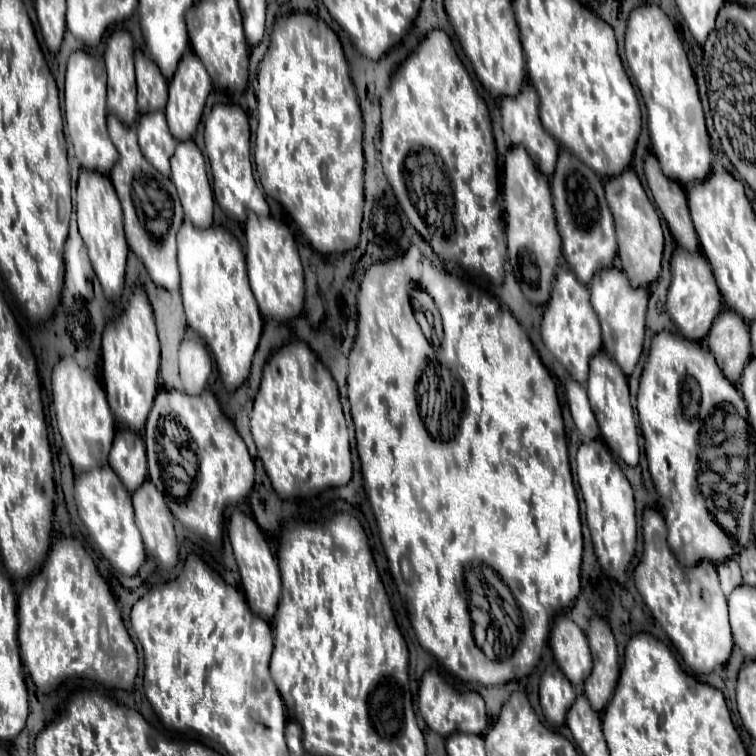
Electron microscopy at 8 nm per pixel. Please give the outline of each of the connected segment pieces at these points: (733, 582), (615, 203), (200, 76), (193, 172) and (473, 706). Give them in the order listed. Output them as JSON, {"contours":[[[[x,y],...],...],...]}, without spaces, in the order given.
{"contours":[[[[730,558],[730,562],[716,562],[716,570],[718,570],[724,594],[730,594],[732,588],[742,582],[740,566],[738,566],[738,562],[734,558]]],[[[632,168],[624,170],[622,174],[606,180],[606,198],[612,208],[616,220],[616,236],[618,236],[618,254],[622,260],[622,270],[630,278],[632,286],[652,286],[658,280],[660,266],[662,266],[662,250],[664,238],[660,228],[660,218],[650,204],[640,178]]],[[[188,48],[170,80],[170,98],[166,106],[166,120],[176,140],[188,140],[194,136],[196,126],[202,118],[206,96],[210,94],[210,90],[212,90],[212,82],[210,82],[210,76],[206,74],[206,68],[202,66],[202,60],[194,54],[194,50]]],[[[194,140],[178,142],[172,158],[172,182],[178,188],[184,214],[200,228],[212,224],[214,194],[208,182],[206,160]]],[[[426,670],[420,680],[418,690],[418,710],[426,720],[428,728],[438,732],[440,736],[448,736],[452,732],[466,732],[466,734],[484,734],[488,716],[484,708],[484,698],[478,692],[458,692],[454,690],[438,670]]]]}

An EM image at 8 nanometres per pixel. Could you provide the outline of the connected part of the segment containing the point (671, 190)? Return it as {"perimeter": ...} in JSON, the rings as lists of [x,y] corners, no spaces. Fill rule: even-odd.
{"perimeter":[[[648,152],[648,156],[644,158],[644,176],[676,244],[688,252],[698,252],[700,246],[688,212],[684,186],[662,174],[658,158],[654,158],[652,152]]]}

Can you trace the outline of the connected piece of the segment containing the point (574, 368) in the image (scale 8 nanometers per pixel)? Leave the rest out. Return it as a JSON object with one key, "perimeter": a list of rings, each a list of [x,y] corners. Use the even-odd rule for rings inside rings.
{"perimeter":[[[560,266],[554,278],[554,288],[542,318],[542,340],[550,354],[564,364],[570,376],[578,382],[586,382],[588,378],[588,360],[592,354],[602,350],[602,330],[598,326],[598,316],[590,306],[590,290],[582,286],[574,274],[570,274],[568,266]]]}

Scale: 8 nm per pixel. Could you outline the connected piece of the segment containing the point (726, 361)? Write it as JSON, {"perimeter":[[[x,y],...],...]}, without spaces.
{"perimeter":[[[722,310],[714,320],[704,344],[730,382],[738,382],[744,364],[750,360],[750,328],[734,310]]]}

